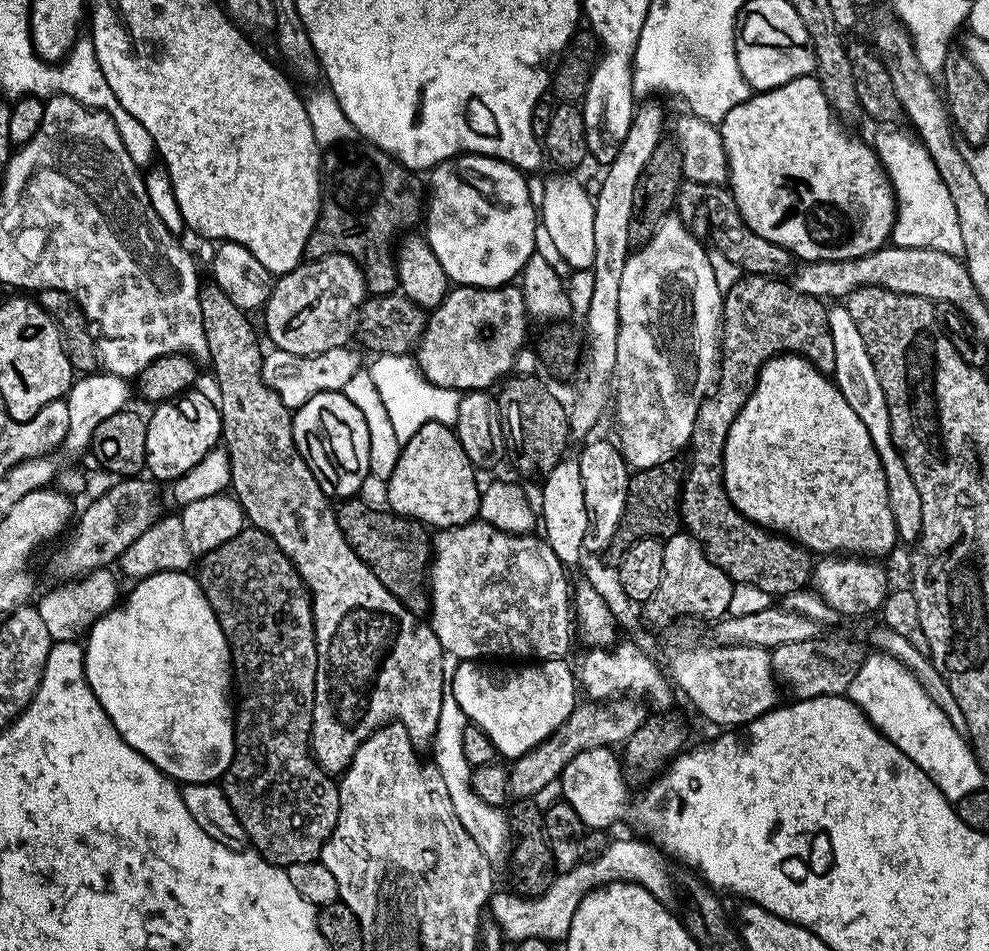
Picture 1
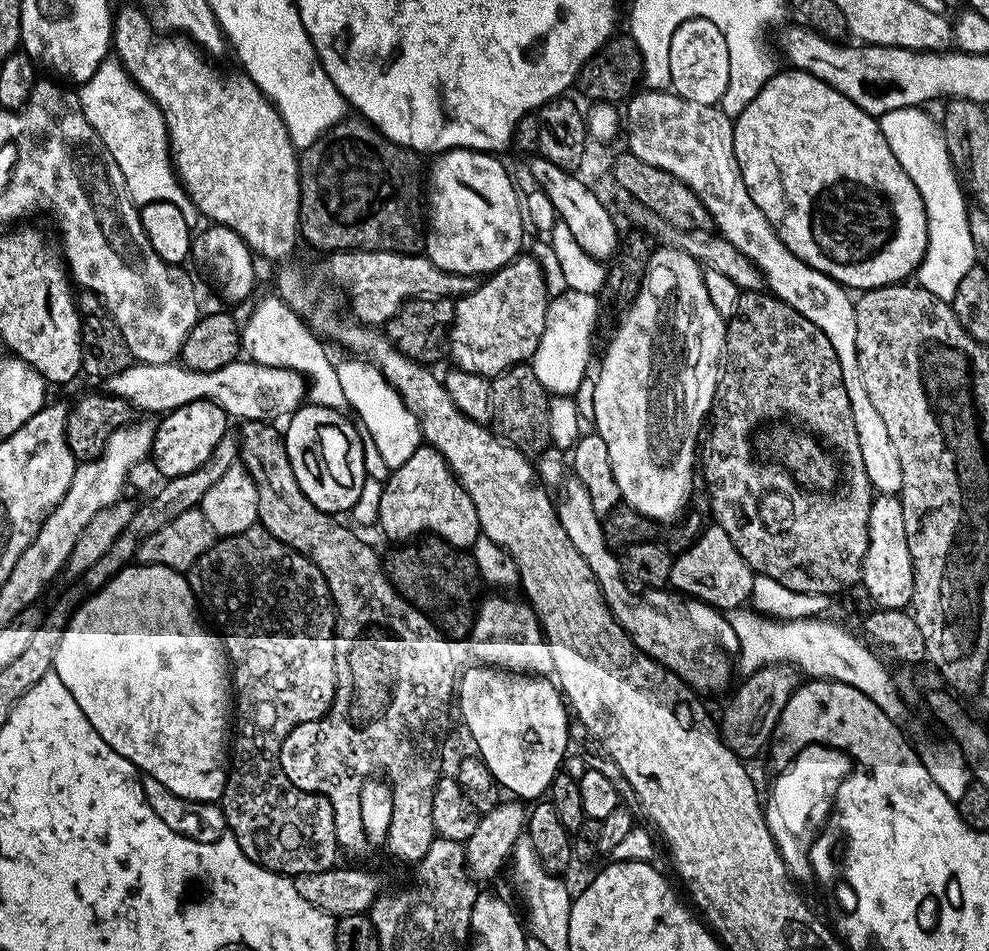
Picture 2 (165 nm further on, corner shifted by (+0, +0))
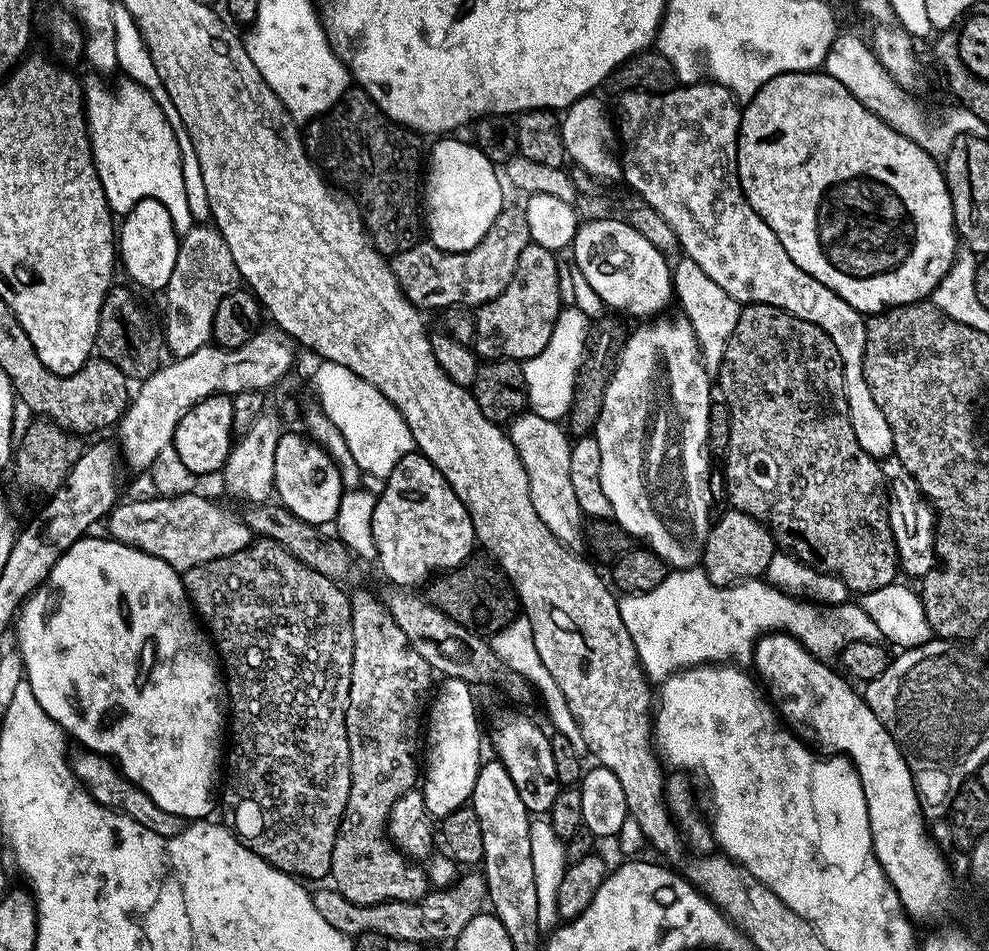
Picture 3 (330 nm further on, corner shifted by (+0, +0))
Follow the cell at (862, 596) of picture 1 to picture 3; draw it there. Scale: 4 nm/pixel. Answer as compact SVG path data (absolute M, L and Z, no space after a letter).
M895 455L883 461L886 491L888 493L888 521L896 547L896 559L901 573L923 578L936 567L936 514L931 504L925 500L916 484L916 479L900 464Z

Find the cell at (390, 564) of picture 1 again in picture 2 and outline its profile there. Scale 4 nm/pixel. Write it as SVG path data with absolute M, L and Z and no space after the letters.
M431 534L393 548L396 549L389 554L388 560L386 556L386 571L396 593L428 617L449 640L459 642L463 636L465 639L476 621L475 611L482 596L480 571L471 554L457 551L439 536Z

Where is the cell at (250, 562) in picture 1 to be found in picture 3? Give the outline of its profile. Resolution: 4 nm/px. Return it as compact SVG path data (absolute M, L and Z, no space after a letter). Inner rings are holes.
M263 538L249 544L241 552L214 558L210 562L188 569L183 573L182 579L184 591L188 593L195 615L210 633L215 651L226 673L226 696L230 701L230 740L232 736L232 749L229 752L227 749L226 752L228 777L224 780L224 812L228 815L227 823L240 839L241 844L245 844L251 852L258 854L266 863L274 865L280 872L303 878L305 881L320 880L323 876L325 879L332 871L334 838L338 834L338 826L344 817L352 785L350 742L346 734L346 710L354 666L354 630L349 593L347 591L344 593L345 589L341 585L330 582L330 578L322 578L322 574L310 570L310 566L298 562L298 558L291 556L281 544ZM296 756L302 756L302 764L295 762Z

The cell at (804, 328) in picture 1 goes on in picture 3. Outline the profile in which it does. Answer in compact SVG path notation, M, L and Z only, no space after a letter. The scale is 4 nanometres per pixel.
M745 304L740 309L738 326L734 326L734 334L730 334L730 342L726 346L724 361L720 363L718 373L718 392L722 395L723 403L728 405L730 422L730 442L726 449L728 457L724 460L724 473L722 479L724 487L728 490L727 503L737 512L745 512L759 520L769 532L772 539L783 551L816 568L819 572L829 572L832 576L842 578L846 582L849 593L863 594L870 590L878 590L882 586L890 586L898 580L898 561L896 547L888 521L888 493L884 469L878 463L877 457L866 454L862 446L858 446L858 438L854 438L854 426L850 422L848 403L844 393L844 364L838 354L838 346L814 322L806 322L778 306L769 304Z

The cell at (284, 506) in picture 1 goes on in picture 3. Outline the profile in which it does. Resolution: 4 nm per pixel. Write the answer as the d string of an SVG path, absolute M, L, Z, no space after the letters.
M352 592L350 596L352 602L352 629L354 630L354 666L352 667L352 677L350 678L350 694L348 695L348 709L346 710L346 734L350 742L350 766L352 767L352 785L350 786L350 798L346 802L346 810L342 822L338 826L338 834L334 838L334 850L332 851L332 871L330 873L331 887L355 904L381 904L391 900L401 900L402 902L421 901L430 891L430 881L428 873L419 863L413 862L399 848L393 846L389 841L388 815L391 808L406 793L415 789L418 784L418 760L416 755L422 752L422 721L426 716L426 705L430 700L430 693L434 688L434 673L431 666L410 646L406 634L402 634L402 629L396 625L390 610L384 605L383 599L372 592Z

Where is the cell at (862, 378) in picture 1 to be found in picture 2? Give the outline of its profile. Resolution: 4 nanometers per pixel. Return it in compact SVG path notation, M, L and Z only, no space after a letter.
M640 90L635 93L627 101L628 116L626 112L626 132L628 128L628 144L627 151L634 153L642 162L656 166L660 170L664 170L668 174L674 174L674 178L678 178L682 182L686 182L686 186L690 186L690 190L694 190L694 194L702 202L702 206L712 215L712 222L715 231L723 236L726 242L730 242L730 246L734 246L746 258L750 258L753 264L760 270L763 283L766 285L767 291L773 296L777 296L782 302L789 304L794 310L798 310L798 314L802 314L810 322L814 322L814 326L818 326L822 330L822 334L826 334L826 338L830 338L830 346L834 346L834 354L838 354L838 362L842 366L842 378L846 386L846 394L850 398L850 410L854 414L854 430L858 430L858 446L862 450L862 466L866 470L866 478L870 478L873 489L882 496L897 495L902 486L902 462L898 462L898 454L894 450L894 442L890 442L890 433L886 431L886 422L882 422L882 414L878 414L878 410L874 410L874 402L870 402L870 394L866 394L866 386L862 382L862 370L858 366L858 358L856 357L856 305L853 297L846 291L843 284L838 284L831 280L826 274L822 274L818 270L814 270L808 264L804 264L797 258L793 252L788 249L783 242L776 237L775 230L770 226L770 222L766 218L766 214L762 214L762 210L758 210L758 206L754 202L754 198L750 198L750 190L746 190L746 182L742 182L742 174L738 170L738 162L734 158L734 134L732 133L733 121L728 115L720 109L715 103L703 104L702 102L690 102L686 98L677 96L671 90L663 92L653 92L651 90Z

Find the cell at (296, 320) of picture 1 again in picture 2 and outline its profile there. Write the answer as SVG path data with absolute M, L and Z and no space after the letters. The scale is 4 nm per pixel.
M334 252L327 260L329 278L344 288L352 303L351 315L365 326L384 326L408 300L420 297L459 298L473 292L478 283L477 277L454 274L434 266L434 262L424 254Z

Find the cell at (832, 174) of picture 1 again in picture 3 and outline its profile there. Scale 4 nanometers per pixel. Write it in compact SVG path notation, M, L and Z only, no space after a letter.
M823 70L814 72L787 72L770 78L754 94L751 100L743 105L740 114L740 133L736 139L736 173L744 191L744 197L750 206L774 230L778 242L782 242L782 250L790 254L794 266L798 266L810 278L822 282L834 294L843 298L851 308L861 314L875 314L885 308L897 308L903 304L919 304L931 297L932 291L937 288L938 282L944 281L944 276L950 266L956 261L958 251L958 237L956 234L956 219L952 213L952 203L948 193L948 184L937 157L926 150L922 150L910 138L898 134L882 118L875 116L842 82L829 76Z

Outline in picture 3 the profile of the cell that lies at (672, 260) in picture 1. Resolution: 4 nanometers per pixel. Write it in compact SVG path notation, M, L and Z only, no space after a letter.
M656 318L651 322L644 322L637 332L629 331L627 333L624 348L620 352L620 360L616 364L614 374L610 378L610 386L606 386L606 398L602 402L602 414L598 418L594 435L600 453L602 454L602 491L606 493L606 499L610 501L612 507L611 519L615 520L621 528L628 531L628 535L637 541L643 542L654 554L663 558L665 565L669 569L679 570L682 568L695 568L704 559L704 544L708 540L708 530L710 519L708 520L708 504L713 503L710 494L708 481L708 415L714 403L714 384L710 379L710 373L704 366L704 361L700 355L698 338L690 326L690 322L683 318L677 320L664 320L665 318Z

